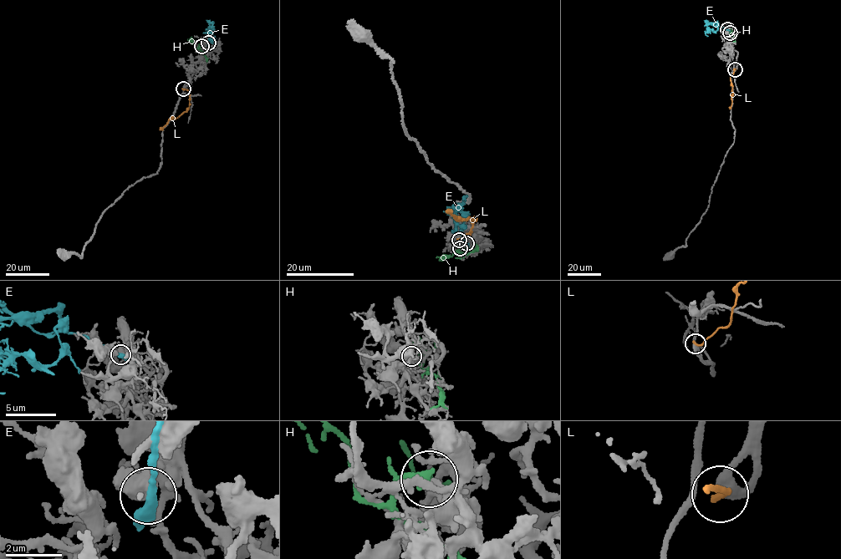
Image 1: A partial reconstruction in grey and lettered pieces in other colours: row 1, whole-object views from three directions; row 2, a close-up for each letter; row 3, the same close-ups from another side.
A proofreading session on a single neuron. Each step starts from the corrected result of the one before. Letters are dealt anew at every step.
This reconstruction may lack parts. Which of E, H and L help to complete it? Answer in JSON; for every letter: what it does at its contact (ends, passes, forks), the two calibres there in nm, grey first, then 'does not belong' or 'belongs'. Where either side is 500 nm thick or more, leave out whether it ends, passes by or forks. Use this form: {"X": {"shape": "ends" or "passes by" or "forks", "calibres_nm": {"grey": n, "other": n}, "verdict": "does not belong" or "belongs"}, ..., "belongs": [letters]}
{"E": {"shape": "passes by", "calibres_nm": {"grey": 440, "other": 360}, "verdict": "does not belong"}, "H": {"shape": "passes by", "calibres_nm": {"grey": 220, "other": 200}, "verdict": "does not belong"}, "L": {"shape": "ends", "calibres_nm": {"grey": 260, "other": 240}, "verdict": "does not belong"}, "belongs": []}

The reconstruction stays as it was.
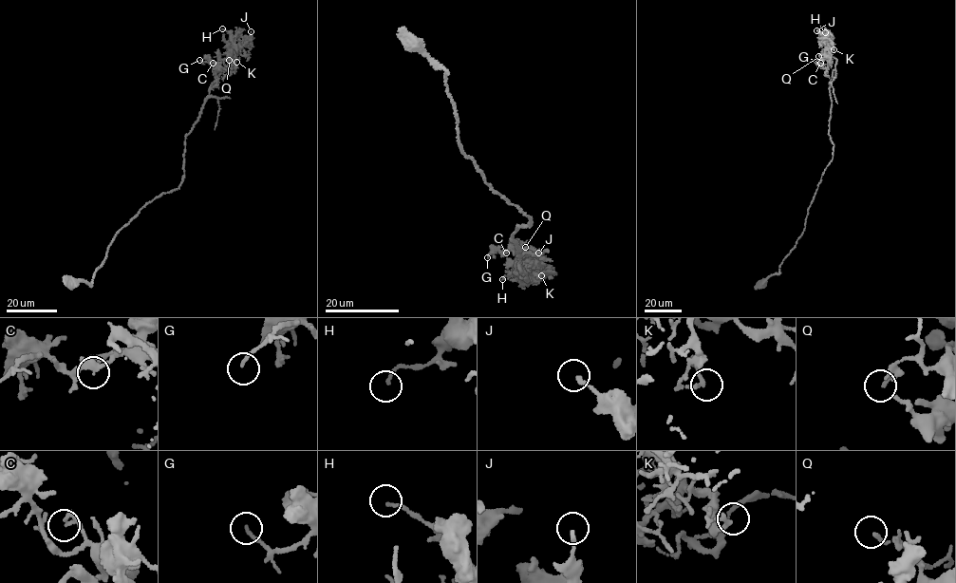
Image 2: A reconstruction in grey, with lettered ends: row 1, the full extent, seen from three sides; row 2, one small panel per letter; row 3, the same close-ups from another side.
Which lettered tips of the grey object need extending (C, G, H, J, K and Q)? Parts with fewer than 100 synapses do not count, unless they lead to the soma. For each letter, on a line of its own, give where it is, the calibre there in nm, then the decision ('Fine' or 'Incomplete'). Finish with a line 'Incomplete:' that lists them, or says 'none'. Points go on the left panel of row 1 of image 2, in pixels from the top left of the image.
C: Place: (213, 63). Thickness 190 nm. Fine
G: Place: (199, 60). Thickness 130 nm. Fine
H: Place: (222, 28). Thickness 140 nm. Fine
J: Place: (251, 31). Thickness 190 nm. Fine
K: Place: (236, 62). Thickness 160 nm. Fine
Q: Place: (229, 60). Thickness 140 nm. Fine
Incomplete: none

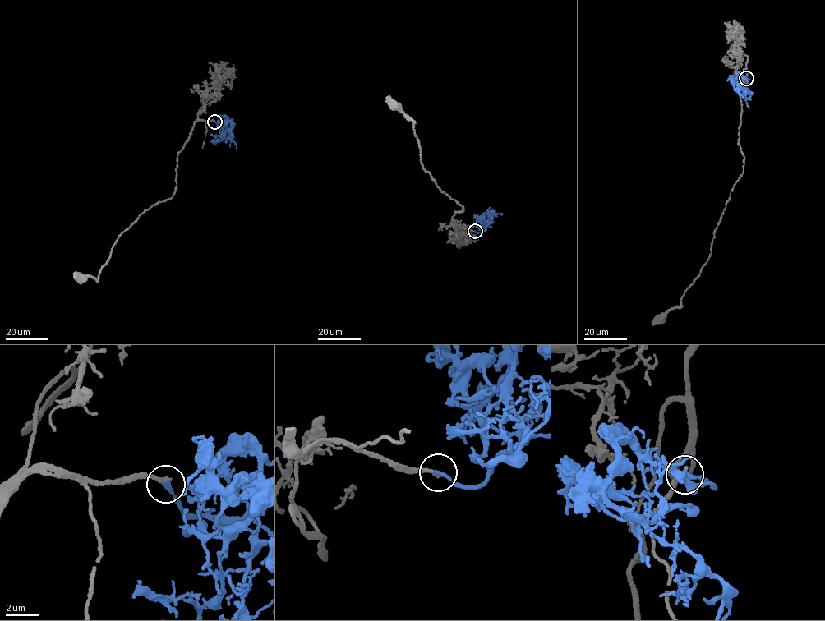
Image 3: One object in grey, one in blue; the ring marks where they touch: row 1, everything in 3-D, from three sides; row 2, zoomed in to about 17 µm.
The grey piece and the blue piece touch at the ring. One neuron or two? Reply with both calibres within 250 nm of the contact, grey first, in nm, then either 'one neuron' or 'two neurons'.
calibres 240 and 240 nm; one neuron

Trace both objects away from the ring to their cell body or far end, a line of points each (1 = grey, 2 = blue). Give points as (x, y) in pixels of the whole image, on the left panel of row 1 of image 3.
1: (214, 121), (195, 123), (177, 154), (177, 187), (171, 198), (145, 210), (119, 236), (98, 279), (80, 278)
2: (214, 121), (218, 125), (227, 126), (219, 138), (212, 140), (218, 140)

